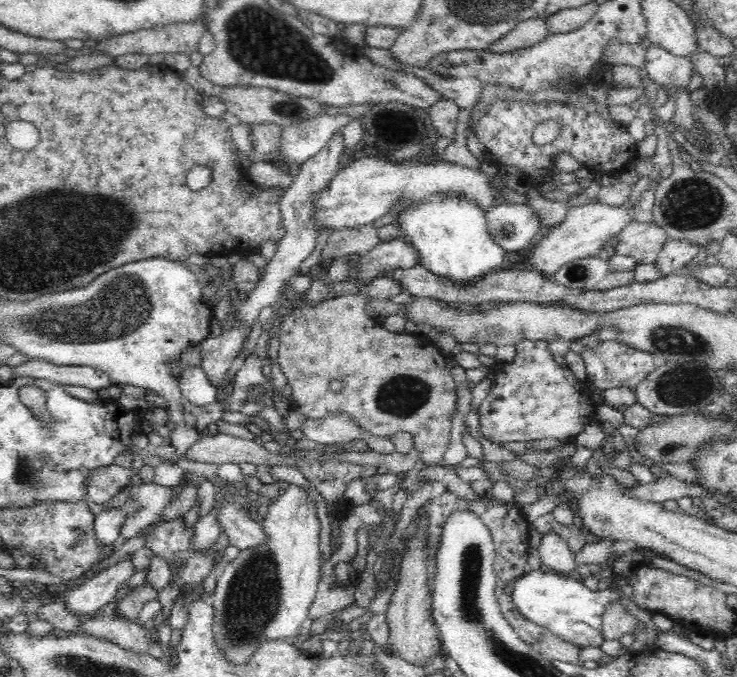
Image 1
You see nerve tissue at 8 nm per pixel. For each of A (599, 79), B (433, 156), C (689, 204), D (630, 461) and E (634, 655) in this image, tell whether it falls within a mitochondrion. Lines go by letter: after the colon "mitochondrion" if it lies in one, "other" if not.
A: other
B: other
C: mitochondrion
D: other
E: other

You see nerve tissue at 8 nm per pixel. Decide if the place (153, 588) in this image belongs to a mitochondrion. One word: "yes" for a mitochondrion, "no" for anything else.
no

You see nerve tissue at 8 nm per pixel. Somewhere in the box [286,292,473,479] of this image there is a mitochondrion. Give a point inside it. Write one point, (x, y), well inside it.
(401, 396)

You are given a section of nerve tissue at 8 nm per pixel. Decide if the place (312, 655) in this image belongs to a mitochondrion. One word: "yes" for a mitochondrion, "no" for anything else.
no

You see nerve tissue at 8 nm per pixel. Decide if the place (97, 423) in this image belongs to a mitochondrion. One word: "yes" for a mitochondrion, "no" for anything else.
no

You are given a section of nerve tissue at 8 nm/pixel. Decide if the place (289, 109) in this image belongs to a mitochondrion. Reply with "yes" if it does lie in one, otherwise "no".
yes

